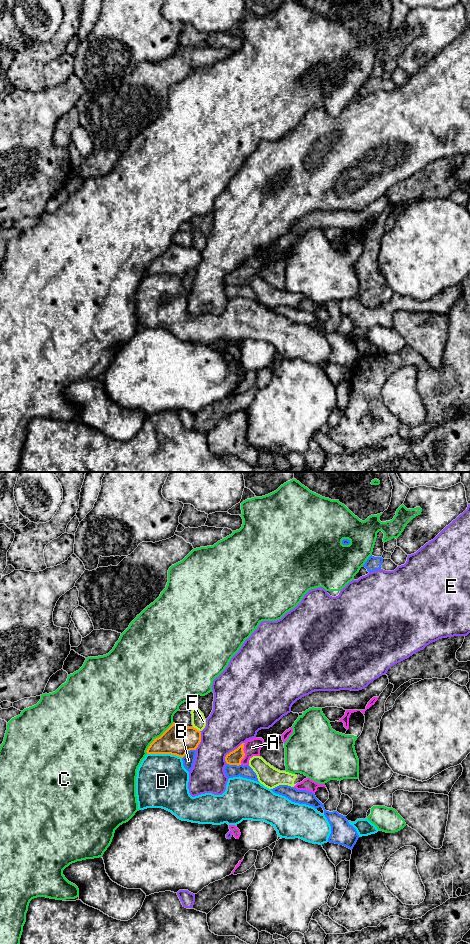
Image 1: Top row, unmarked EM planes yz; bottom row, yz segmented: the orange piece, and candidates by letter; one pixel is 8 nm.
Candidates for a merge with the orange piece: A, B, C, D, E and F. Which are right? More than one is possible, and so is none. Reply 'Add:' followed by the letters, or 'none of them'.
Add: A

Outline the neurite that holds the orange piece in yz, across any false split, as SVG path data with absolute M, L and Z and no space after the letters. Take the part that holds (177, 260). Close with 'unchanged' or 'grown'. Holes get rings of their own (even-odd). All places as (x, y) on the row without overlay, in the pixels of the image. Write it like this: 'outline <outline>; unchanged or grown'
outline M173 243L160 257L154 259L147 274L171 274L183 278L190 270L196 270L201 262L201 252L196 248Z; unchanged

